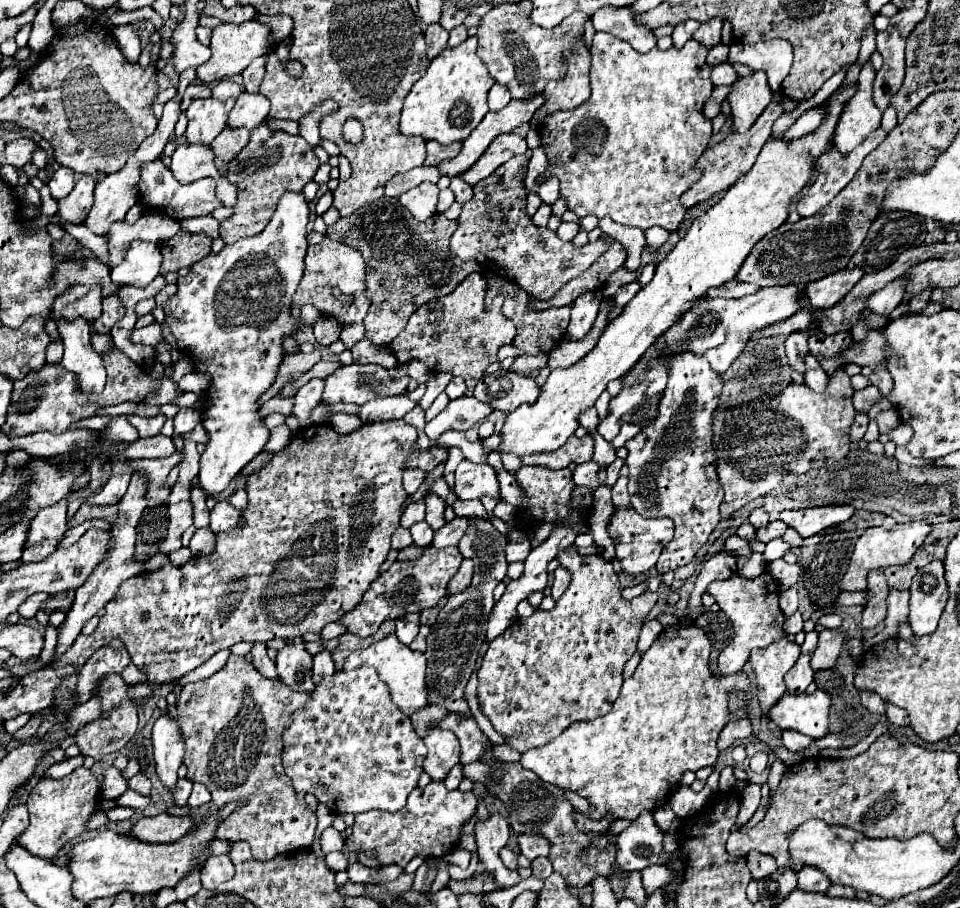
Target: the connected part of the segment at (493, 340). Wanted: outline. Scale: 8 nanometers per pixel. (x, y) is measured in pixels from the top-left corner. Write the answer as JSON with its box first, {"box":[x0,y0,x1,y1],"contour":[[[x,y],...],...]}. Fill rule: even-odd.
{"box":[391,273,515,387],"contour":[[[473,273],[457,285],[457,289],[441,299],[423,303],[409,319],[407,327],[391,341],[391,349],[397,361],[405,363],[417,359],[427,365],[429,371],[449,371],[461,375],[467,387],[475,387],[487,365],[497,361],[497,349],[509,345],[515,335],[515,325],[501,313],[501,299],[495,299],[491,309],[483,307],[485,279],[481,273]]]}

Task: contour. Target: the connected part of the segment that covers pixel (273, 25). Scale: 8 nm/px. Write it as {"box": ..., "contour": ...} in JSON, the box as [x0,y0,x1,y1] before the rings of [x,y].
{"box":[255,15,293,45],"contour":[[[255,15],[255,19],[257,19],[259,23],[265,23],[265,25],[271,29],[269,39],[271,39],[275,45],[277,45],[277,43],[281,43],[281,41],[285,41],[285,39],[289,37],[291,27],[293,27],[293,23],[291,23],[291,19],[289,19],[287,15],[275,15],[275,17]]]}

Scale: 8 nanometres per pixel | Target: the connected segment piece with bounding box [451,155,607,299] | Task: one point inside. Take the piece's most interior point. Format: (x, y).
(494, 229)

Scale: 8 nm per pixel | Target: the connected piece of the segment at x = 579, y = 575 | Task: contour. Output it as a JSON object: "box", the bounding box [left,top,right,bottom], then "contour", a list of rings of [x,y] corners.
{"box":[479,545,657,753],"contour":[[[575,545],[559,549],[557,561],[571,573],[571,583],[563,597],[551,611],[537,609],[531,617],[517,617],[505,633],[489,643],[489,649],[481,661],[479,677],[479,707],[493,723],[495,731],[505,737],[507,745],[519,753],[545,745],[571,723],[591,721],[611,711],[613,701],[619,695],[623,683],[623,667],[637,651],[639,631],[647,613],[657,603],[657,593],[643,593],[631,601],[621,597],[619,577],[613,565],[599,553],[581,555]]]}

